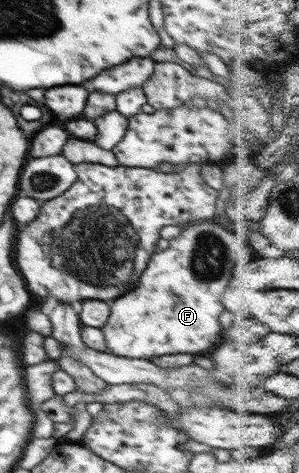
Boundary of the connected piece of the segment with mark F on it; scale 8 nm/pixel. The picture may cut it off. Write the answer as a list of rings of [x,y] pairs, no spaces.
[[[222,217],[189,223],[182,227],[180,235],[168,241],[167,249],[151,255],[135,287],[109,303],[110,315],[101,328],[107,341],[105,352],[134,359],[168,354],[204,354],[222,340],[228,318],[222,296],[229,288],[232,270],[235,265],[253,264],[253,260],[257,260],[249,231],[240,223]]]

